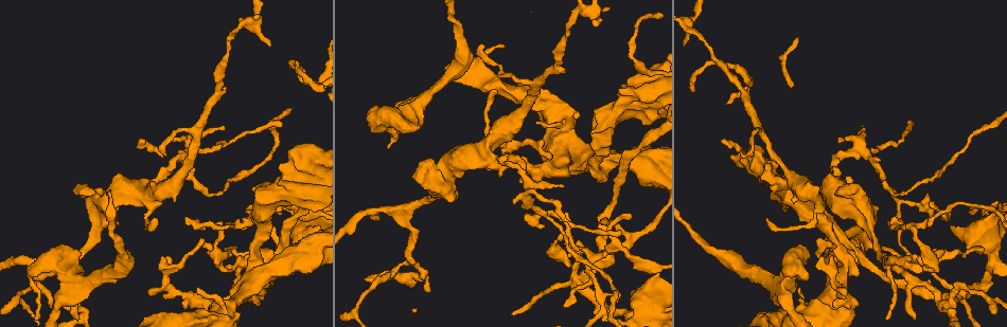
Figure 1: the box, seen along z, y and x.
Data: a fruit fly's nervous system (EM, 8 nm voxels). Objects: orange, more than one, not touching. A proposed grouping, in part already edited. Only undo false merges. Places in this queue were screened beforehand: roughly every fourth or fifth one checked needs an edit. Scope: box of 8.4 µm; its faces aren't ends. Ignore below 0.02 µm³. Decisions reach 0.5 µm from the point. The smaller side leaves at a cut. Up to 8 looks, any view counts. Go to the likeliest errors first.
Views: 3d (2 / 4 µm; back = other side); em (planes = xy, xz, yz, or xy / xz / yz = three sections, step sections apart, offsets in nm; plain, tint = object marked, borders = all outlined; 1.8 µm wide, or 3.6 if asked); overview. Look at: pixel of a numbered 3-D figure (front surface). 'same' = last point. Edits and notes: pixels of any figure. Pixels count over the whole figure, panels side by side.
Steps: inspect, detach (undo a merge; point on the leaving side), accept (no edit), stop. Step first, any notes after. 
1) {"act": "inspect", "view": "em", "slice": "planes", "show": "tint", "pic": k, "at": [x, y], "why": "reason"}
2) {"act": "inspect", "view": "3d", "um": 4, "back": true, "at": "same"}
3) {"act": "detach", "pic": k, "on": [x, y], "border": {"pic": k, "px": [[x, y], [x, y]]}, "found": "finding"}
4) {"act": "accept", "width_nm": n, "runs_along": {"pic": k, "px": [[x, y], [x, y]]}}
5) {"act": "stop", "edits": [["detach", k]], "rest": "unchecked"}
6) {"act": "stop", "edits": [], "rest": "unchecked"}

{"act": "inspect", "view": "em", "slice": "xy", "step": 16, "show": "tint", "pic": 1, "at": [584, 278], "why": "four-way junction"}

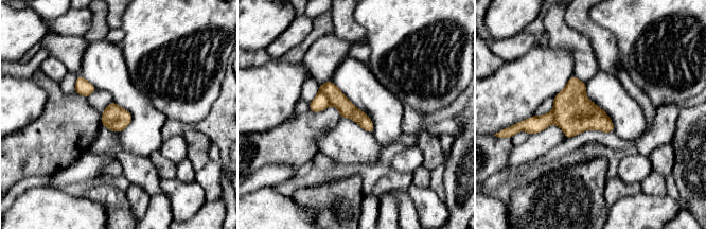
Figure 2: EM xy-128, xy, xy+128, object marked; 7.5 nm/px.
{"act": "inspect", "view": "em", "slice": "xz", "step": 8, "show": "tint", "at": "same"}

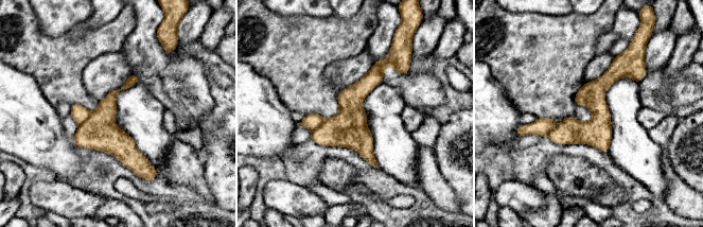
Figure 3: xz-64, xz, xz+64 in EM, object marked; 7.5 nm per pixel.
{"act": "detach", "pic": 3, "on": [99, 132], "border": {"pic": 3, "px": [[91, 112], [78, 125]]}, "found": "two neurons meet here"}

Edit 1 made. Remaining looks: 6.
{"act": "inspect", "view": "3d", "um": 2, "pic": 1, "at": [624, 104]}

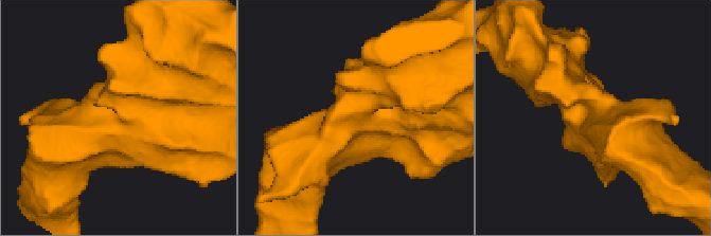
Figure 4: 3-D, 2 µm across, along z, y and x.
{"act": "inspect", "view": "em", "slice": "xz", "step": 4, "show": "tint", "pic": 4, "at": [592, 120]}

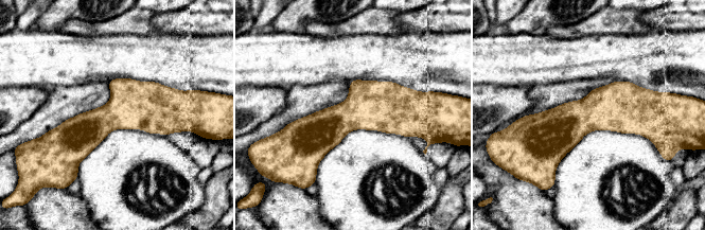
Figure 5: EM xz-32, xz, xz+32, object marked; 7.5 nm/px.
{"act": "accept", "width_nm": 340, "found": "continuous, no second neuron"}

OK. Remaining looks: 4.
{"act": "inspect", "view": "overview", "why": "see it whole again"}

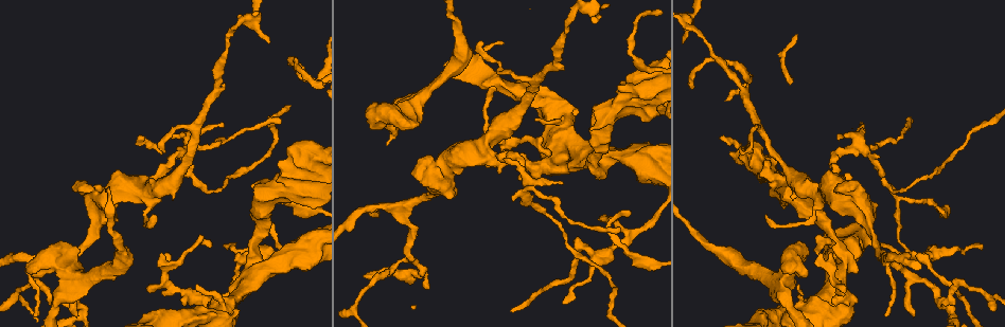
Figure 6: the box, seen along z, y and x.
{"act": "inspect", "view": "em", "um": 3.6, "slice": "xz", "step": 4, "show": "tint", "pic": 6, "at": [831, 278], "why": "sharp bend"}

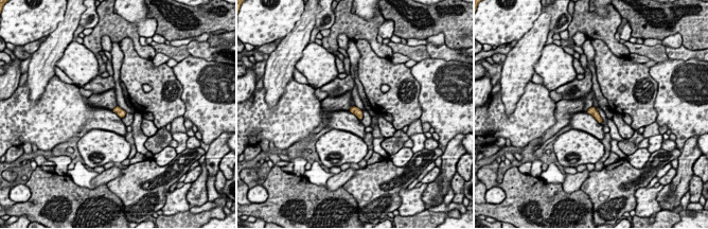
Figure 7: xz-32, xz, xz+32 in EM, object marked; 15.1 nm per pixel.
{"act": "inspect", "view": "em", "um": 3.6, "slice": "xy", "step": 16, "show": "tint", "at": "same", "why": "cut it another way"}

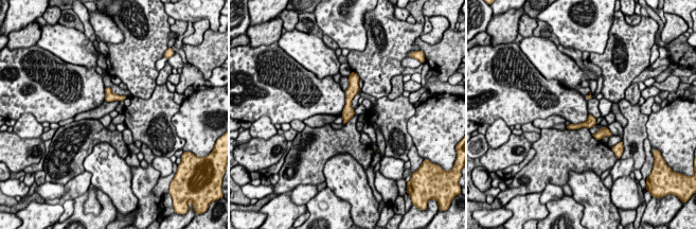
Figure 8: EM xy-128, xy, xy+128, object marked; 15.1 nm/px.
{"act": "accept", "runs_along": {"pic": 8, "px": [[354, 85], [349, 97], [345, 119]]}, "found": "continuous, no second neuron"}

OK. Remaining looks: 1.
{"act": "stop", "edits": [["detach", 3]], "rest": "unchecked"}

